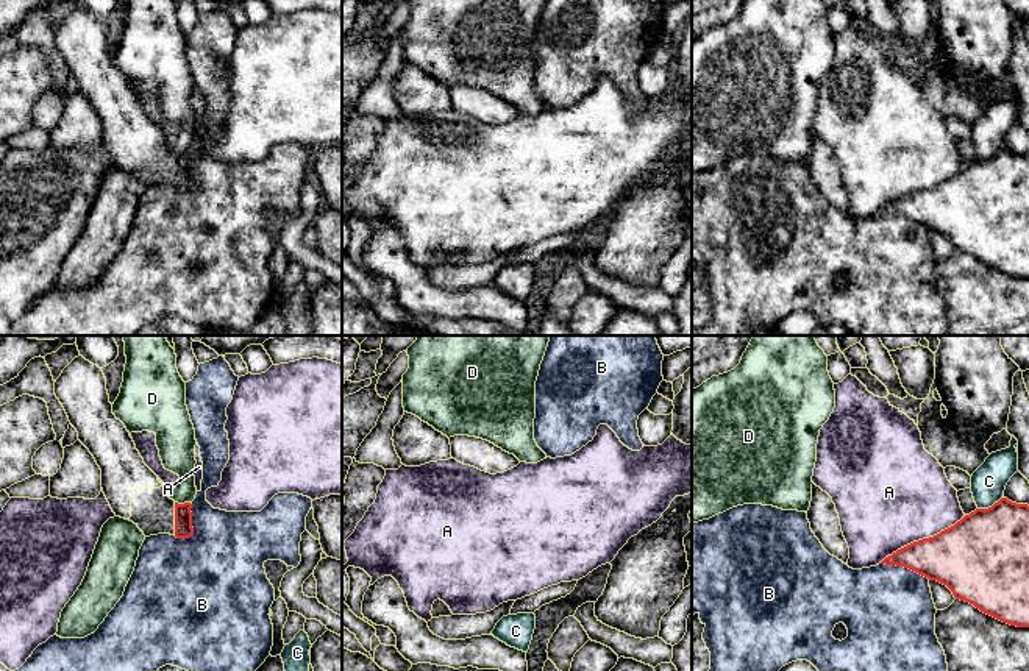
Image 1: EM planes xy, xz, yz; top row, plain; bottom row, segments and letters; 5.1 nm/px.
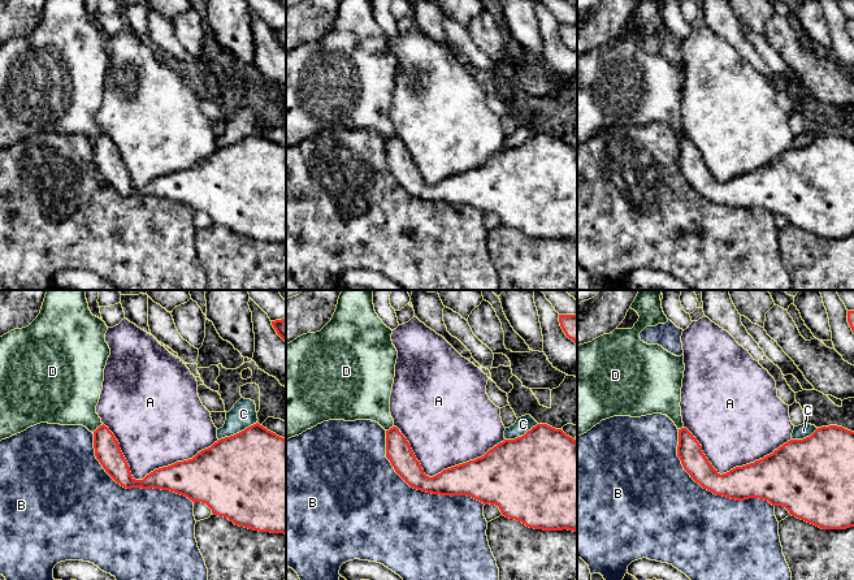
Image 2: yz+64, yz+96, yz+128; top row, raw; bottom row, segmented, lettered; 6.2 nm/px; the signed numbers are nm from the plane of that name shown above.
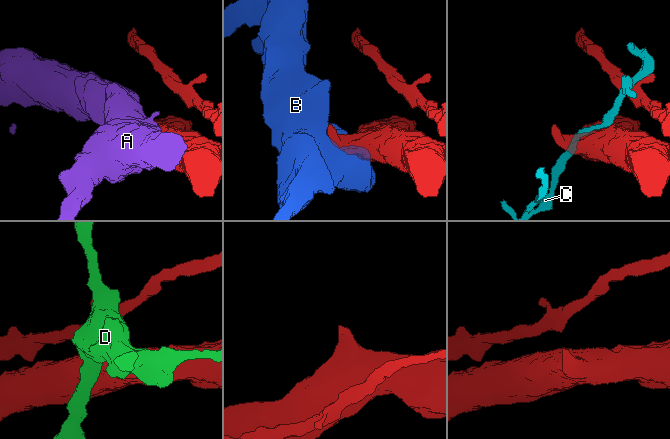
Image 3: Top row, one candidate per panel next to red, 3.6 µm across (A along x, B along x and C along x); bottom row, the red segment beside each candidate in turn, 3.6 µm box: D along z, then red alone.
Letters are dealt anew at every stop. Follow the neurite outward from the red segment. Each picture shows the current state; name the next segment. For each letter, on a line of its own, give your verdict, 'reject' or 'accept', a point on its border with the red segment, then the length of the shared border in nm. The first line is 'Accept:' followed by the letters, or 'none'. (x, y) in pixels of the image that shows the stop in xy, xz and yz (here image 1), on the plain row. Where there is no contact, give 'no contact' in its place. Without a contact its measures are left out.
Accept: none
A: reject; meets red in yz at (923, 189); contact 500 nm long
B: reject; meets red in xy at (191, 177); contact 200 nm long
C: reject; meets red in yz at (992, 156); contact 150 nm long
D: reject; meets red in xy at (185, 153); contact 80 nm long

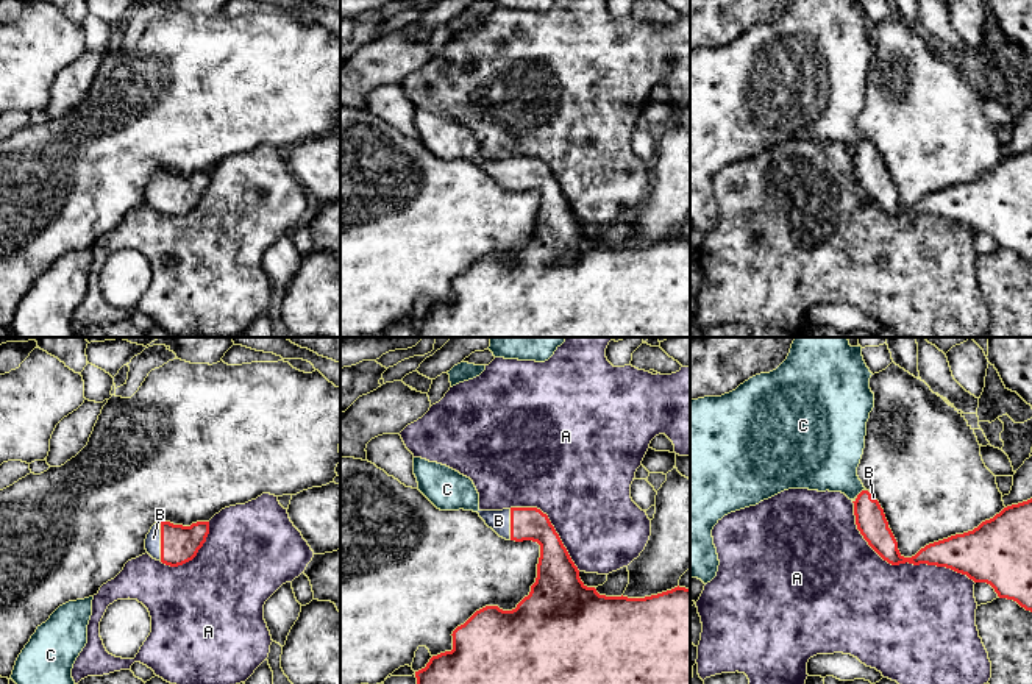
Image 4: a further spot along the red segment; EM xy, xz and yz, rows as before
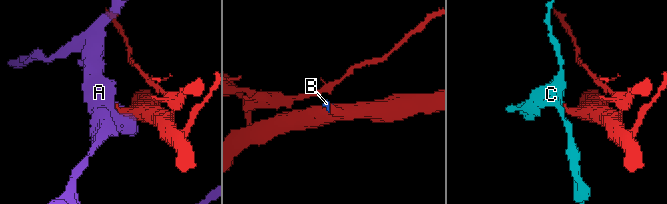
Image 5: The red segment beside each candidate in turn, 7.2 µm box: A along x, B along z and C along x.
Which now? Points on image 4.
Accept: B
A: reject; meets red in yz at (901, 213); contact 750 nm long
B: accept; meets red in xy at (161, 191); contact 200 nm long
C: reject; meets red in yz at (861, 142); contact 50 nm long

